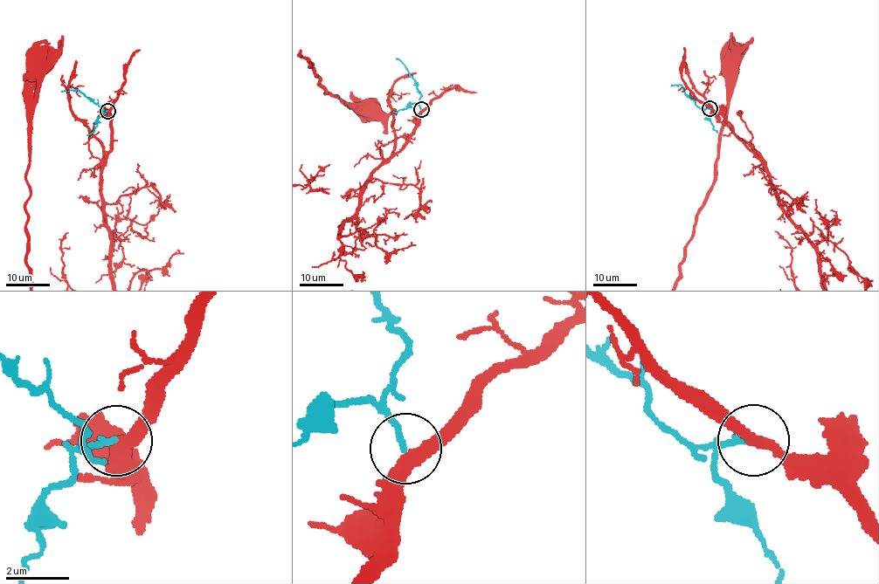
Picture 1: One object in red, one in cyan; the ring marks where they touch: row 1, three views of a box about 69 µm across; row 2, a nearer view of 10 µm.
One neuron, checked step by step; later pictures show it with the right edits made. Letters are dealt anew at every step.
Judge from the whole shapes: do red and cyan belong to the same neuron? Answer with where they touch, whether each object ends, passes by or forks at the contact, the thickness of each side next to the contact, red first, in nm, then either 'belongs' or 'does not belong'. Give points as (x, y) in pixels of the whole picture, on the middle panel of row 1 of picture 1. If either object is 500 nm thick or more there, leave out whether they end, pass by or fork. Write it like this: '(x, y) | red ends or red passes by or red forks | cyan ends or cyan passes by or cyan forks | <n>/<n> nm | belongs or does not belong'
(421, 109) | red passes by | cyan ends | 340/180 nm | belongs

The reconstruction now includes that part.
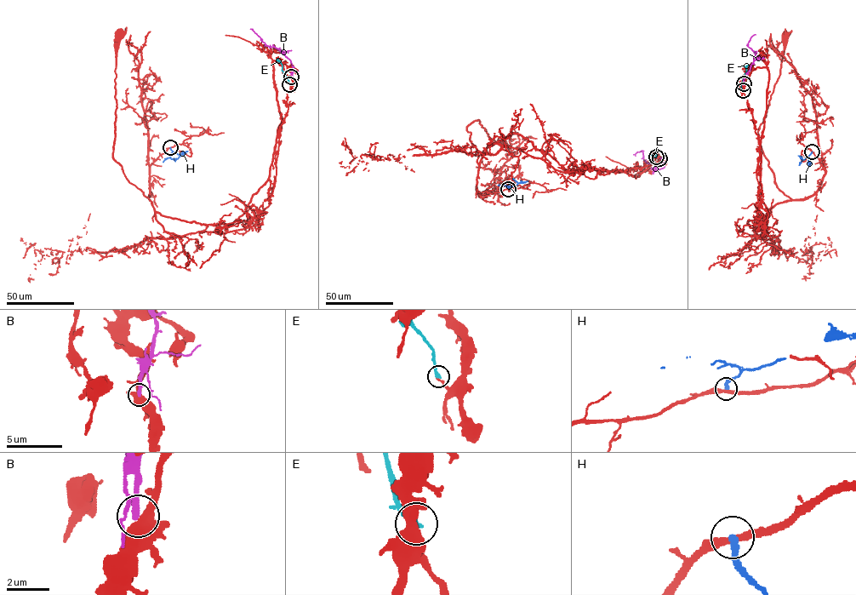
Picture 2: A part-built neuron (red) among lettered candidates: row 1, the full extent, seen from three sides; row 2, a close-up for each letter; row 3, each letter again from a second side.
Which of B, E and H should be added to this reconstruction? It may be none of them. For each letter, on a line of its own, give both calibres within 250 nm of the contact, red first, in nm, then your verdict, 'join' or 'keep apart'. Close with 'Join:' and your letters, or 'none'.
B: 480 nm thick on the red side, 320 nm on the other; keep apart
E: 190 nm thick on the red side, 320 nm on the other; keep apart
H: 320 nm thick on the red side, 280 nm on the other; keep apart
Join: none

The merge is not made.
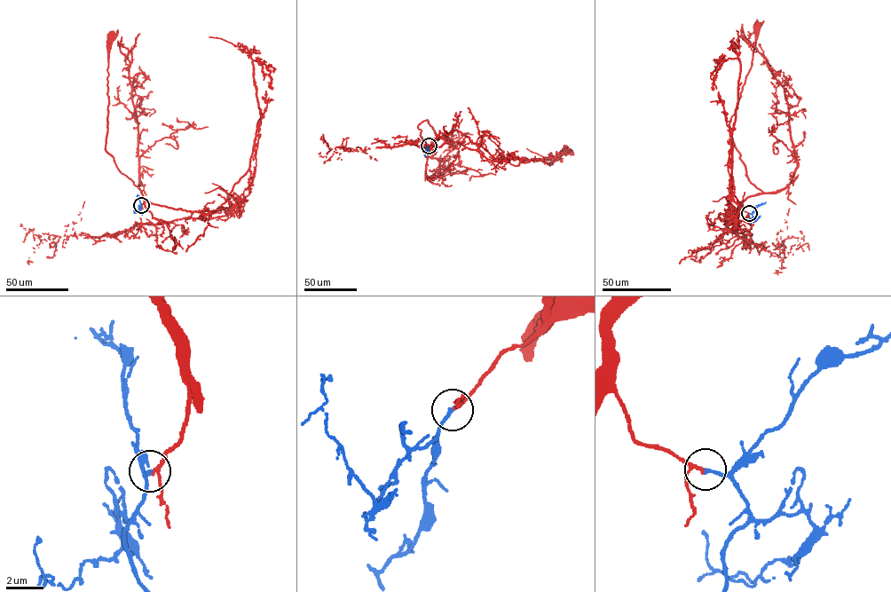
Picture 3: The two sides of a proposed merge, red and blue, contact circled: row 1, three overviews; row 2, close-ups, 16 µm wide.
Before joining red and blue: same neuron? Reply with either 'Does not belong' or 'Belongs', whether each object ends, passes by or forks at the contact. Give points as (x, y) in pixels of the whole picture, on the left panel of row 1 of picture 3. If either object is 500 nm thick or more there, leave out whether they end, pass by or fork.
Belongs. At the ring red passes by. At the ring blue ends

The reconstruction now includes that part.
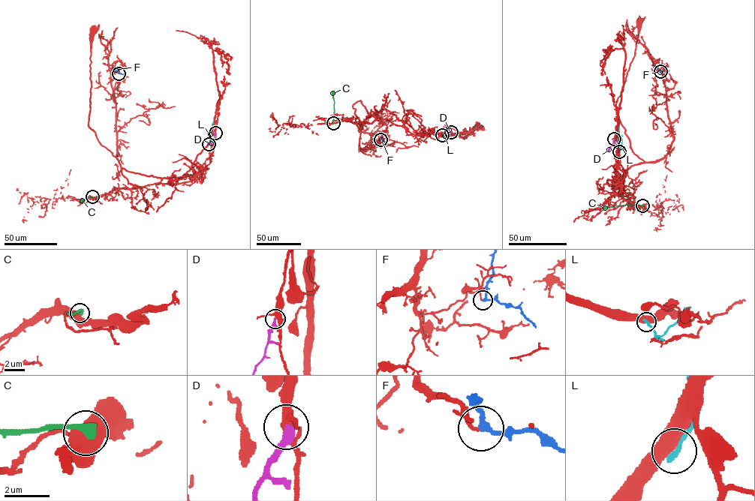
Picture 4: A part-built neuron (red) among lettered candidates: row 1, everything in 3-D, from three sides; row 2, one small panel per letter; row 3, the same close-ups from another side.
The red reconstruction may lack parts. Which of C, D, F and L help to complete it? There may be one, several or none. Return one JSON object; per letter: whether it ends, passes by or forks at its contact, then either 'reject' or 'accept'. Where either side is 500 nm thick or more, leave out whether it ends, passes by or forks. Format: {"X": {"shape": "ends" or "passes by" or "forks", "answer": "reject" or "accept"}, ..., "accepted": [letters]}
{"C": {"answer": "reject"}, "D": {"shape": "ends", "answer": "reject"}, "F": {"shape": "passes by", "answer": "reject"}, "L": {"answer": "reject"}, "accepted": []}

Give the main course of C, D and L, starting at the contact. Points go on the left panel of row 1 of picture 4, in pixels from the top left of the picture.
C: (92, 196), (82, 199)
D: (215, 133), (212, 142), (207, 142)
L: (209, 144), (213, 121)

